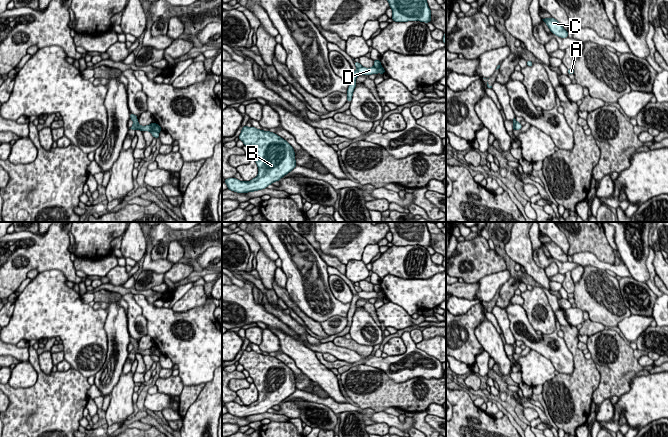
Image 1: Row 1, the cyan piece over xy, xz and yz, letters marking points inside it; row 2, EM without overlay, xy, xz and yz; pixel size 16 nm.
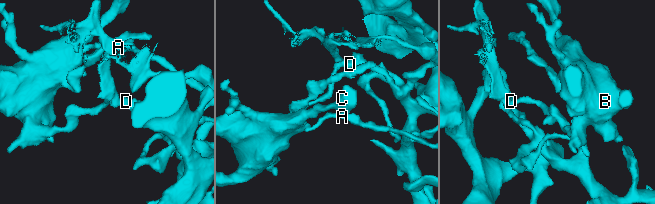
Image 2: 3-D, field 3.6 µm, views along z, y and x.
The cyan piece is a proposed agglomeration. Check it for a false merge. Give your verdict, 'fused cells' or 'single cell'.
fused cells

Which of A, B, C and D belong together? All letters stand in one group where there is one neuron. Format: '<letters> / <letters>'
A / B C D

